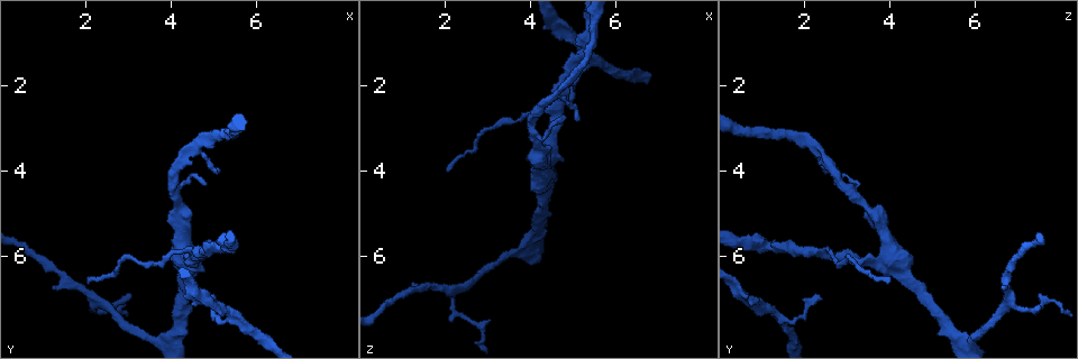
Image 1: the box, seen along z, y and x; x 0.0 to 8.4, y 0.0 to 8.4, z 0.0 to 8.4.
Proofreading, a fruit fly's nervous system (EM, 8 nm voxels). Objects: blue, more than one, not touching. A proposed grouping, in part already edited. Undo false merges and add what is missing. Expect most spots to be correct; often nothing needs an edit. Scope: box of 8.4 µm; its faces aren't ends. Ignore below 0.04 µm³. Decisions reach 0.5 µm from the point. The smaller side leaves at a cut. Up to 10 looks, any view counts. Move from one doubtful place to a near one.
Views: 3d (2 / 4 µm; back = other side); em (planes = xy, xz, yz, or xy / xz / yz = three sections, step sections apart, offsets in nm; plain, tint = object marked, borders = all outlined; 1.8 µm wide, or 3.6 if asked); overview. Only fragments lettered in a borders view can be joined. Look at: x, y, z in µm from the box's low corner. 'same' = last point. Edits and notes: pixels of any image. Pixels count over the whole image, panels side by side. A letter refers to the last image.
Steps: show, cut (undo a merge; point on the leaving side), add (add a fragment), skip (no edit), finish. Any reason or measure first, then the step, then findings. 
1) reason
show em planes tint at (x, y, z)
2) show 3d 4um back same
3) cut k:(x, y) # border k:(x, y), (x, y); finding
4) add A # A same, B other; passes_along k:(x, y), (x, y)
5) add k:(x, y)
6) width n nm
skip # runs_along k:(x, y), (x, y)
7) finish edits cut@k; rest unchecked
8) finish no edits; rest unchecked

calibre changes
show em yz step 4 tint at (4.05, 4.15, 2.70)

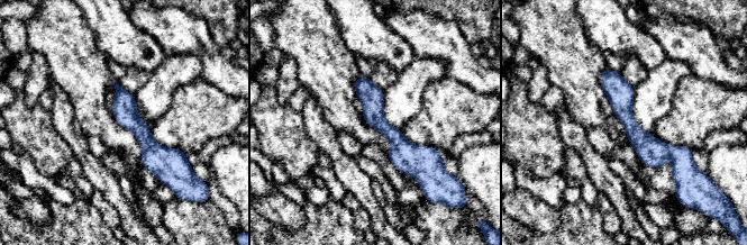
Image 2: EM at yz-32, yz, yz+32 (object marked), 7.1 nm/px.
show em planes borders same

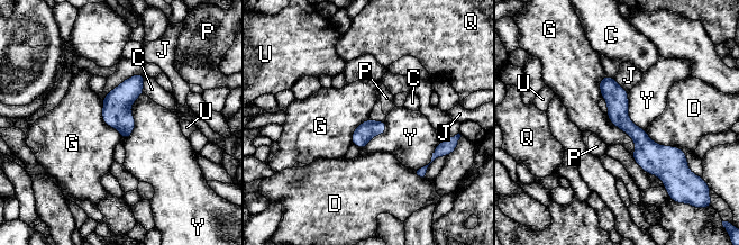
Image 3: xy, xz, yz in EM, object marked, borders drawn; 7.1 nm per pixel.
longest_contact Y 380 nm
skip # C other, D other, G other, J other, P other, Q other, U other, Y other; runs_along 3:(607, 79), (618, 116), (677, 160); all the same neuron

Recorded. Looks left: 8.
show em planes plain at (4.65, 5.95, 2.35)

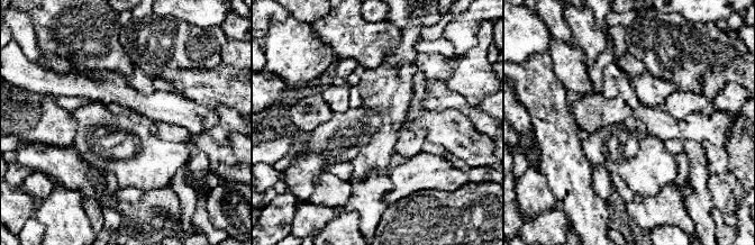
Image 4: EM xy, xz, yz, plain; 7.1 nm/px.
see the neighbours
show em planes borders same

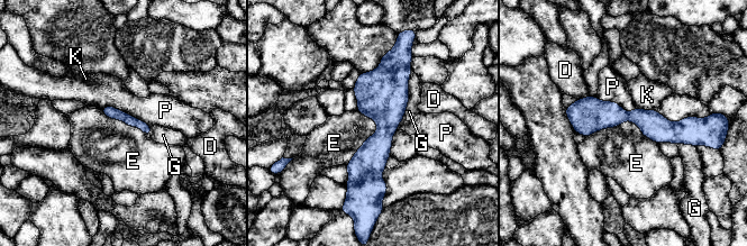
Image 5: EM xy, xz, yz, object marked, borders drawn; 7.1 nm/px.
skip # D other, E other, G other, K other, P other; border 5:(585, 136), (631, 120), (657, 144); continuous, no second neuron

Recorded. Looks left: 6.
branch stops here
show em yz step 8 borders at (2.05, 6.65, 4.00)

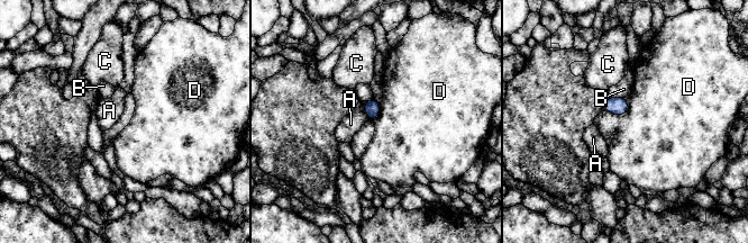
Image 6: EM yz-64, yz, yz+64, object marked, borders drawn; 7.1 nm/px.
skip # A other, B other, C other, D other; border 6:(628, 100), (621, 115), (604, 109); none of them fits

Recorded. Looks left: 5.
side arm on a straight run
show em planes tint at (4.30, 5.95, 4.05)

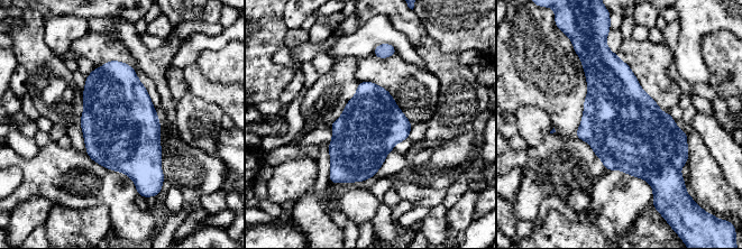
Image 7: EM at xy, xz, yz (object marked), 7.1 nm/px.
see the neighbours
show em planes borders same

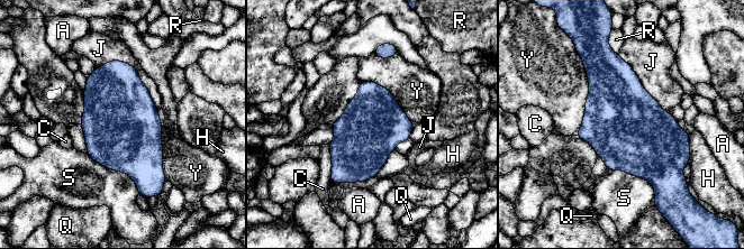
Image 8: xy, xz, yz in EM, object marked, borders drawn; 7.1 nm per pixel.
width 440 nm
skip # A other, C other, H other, J other, Q other, R other, S other, Y other; border 8:(582, 58), (589, 95), (575, 135); continuous, no second neuron

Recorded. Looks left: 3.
finish no edits; rest unchecked

